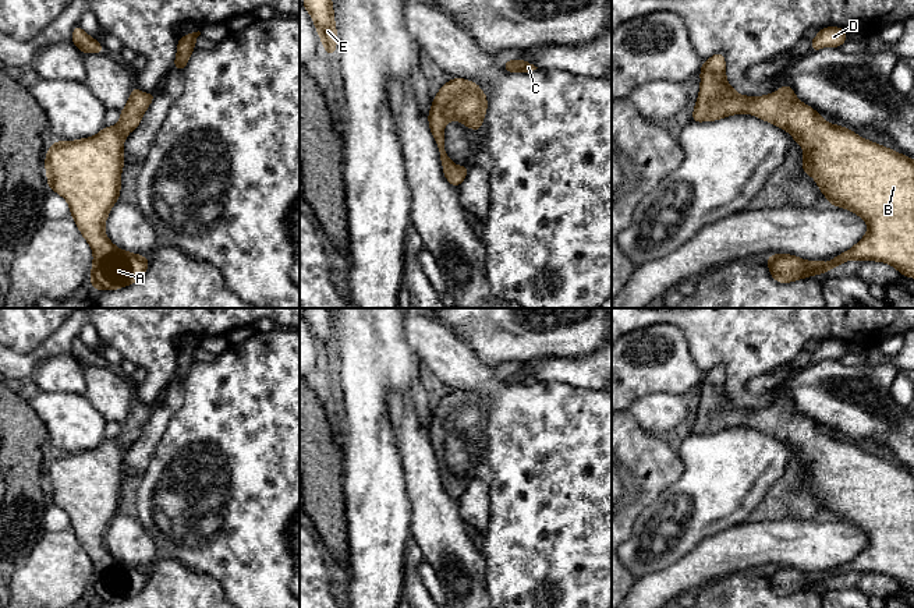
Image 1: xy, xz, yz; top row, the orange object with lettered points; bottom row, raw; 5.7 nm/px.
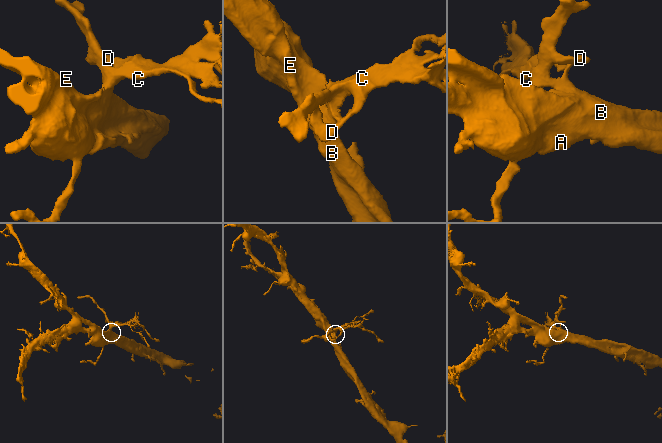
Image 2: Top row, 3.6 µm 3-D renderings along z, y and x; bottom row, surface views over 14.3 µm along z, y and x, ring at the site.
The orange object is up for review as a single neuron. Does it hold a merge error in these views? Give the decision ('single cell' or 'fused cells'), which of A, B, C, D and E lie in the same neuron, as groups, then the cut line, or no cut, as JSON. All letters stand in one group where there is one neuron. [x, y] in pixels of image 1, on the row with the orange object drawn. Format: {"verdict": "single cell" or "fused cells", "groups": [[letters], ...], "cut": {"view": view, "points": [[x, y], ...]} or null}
{"verdict": "single cell", "groups": [["A", "B", "C", "D", "E"]], "cut": null}

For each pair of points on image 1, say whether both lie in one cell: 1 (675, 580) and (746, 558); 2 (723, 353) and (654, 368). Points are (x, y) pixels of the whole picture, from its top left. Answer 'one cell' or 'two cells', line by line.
1: one cell
2: two cells

